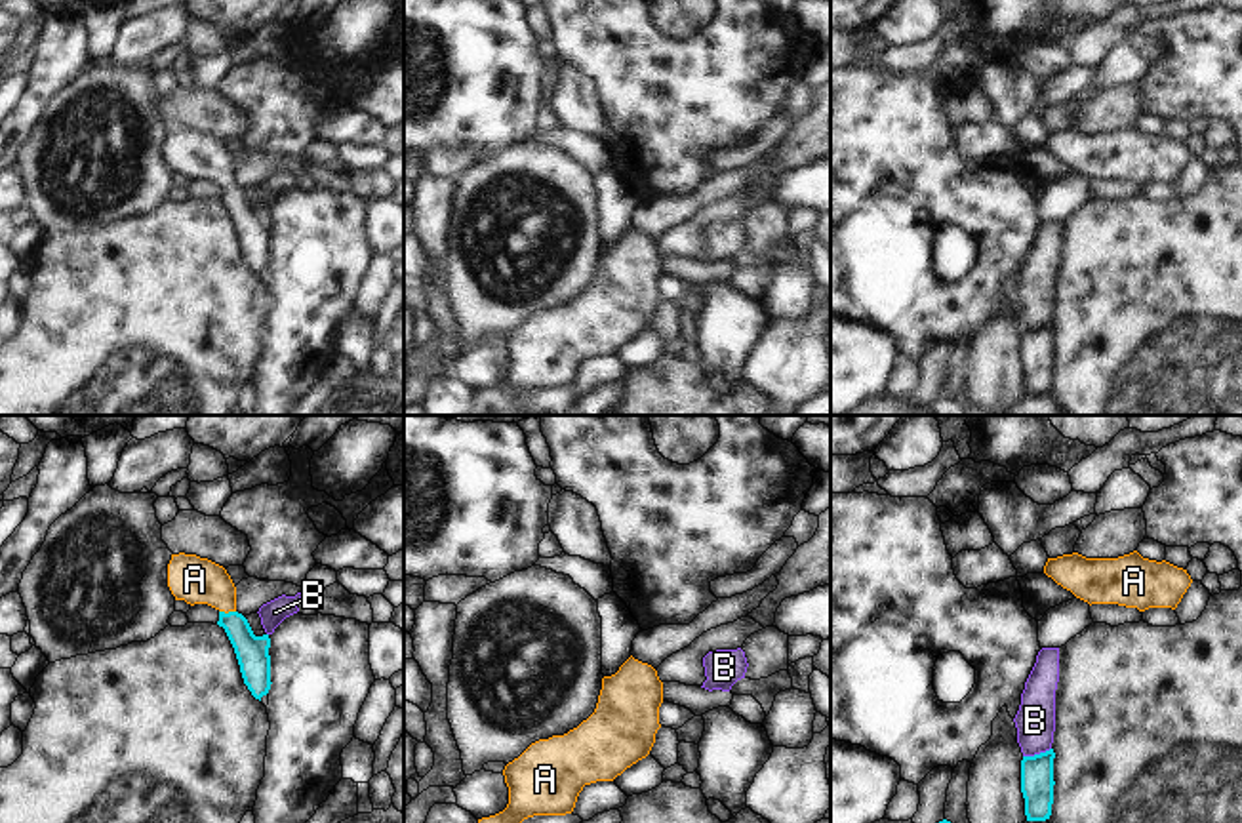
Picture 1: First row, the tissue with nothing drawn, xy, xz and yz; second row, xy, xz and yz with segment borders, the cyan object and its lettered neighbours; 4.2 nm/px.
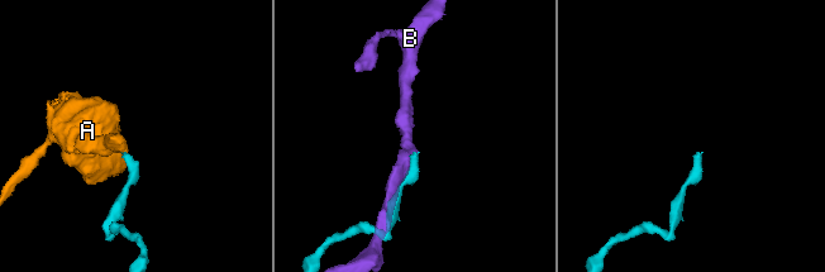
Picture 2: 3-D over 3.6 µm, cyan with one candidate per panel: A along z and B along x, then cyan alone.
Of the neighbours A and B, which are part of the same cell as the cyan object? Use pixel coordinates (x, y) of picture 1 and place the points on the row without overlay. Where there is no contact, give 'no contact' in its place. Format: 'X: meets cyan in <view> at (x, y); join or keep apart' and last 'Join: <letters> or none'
A: meets cyan in xy at (229, 185); join
B: meets cyan in yz at (1037, 328); keep apart
Join: A

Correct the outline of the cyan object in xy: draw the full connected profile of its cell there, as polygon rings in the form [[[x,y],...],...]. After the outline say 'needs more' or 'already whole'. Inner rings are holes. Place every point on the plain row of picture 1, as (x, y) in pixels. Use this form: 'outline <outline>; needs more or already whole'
outline [[[171,128],[168,160],[175,173],[208,177],[219,185],[217,198],[225,202],[244,251],[255,272],[270,263],[270,211],[255,210],[248,192],[236,185],[236,160],[227,143],[196,128]]]; needs more

